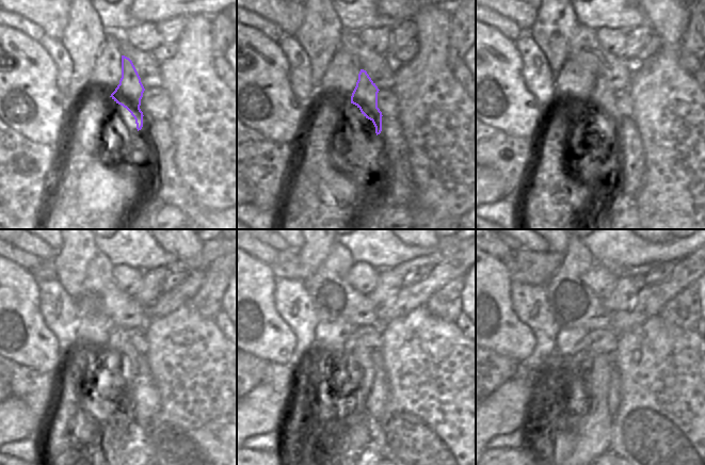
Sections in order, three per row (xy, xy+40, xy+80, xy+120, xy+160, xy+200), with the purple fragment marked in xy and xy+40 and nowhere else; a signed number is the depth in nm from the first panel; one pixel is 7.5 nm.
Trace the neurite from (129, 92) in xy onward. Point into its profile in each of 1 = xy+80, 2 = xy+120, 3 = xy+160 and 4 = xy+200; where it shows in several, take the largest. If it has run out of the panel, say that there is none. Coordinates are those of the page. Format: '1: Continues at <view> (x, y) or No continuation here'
1: Continues at xy+80 (601, 103)
2: Continues at xy+120 (118, 350)
3: Continues at xy+160 (352, 432)
4: Continues at xy+200 (567, 443).

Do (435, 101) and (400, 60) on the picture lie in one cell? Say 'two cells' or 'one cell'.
two cells

